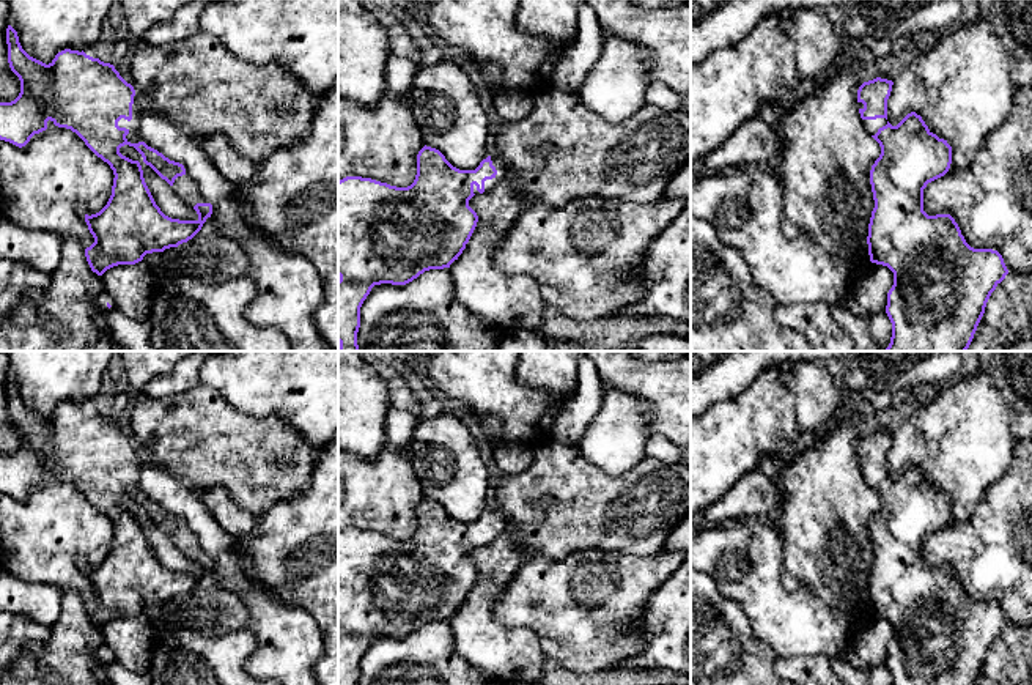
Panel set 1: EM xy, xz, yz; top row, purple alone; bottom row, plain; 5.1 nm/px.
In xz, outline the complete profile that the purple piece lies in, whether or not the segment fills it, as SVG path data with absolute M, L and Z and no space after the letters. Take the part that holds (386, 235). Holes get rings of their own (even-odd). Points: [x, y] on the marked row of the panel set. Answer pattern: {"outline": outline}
{"outline": "M425 145L417 154L415 180L407 187L362 176L338 181L338 351L360 351L357 345L360 307L374 285L406 285L425 271L450 268L458 260L478 222L469 200L507 178L508 167L496 154L486 154L475 170L459 170L439 150Z"}

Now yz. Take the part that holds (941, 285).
{"outline": "M876 77L857 90L862 124L881 146L870 170L875 208L867 244L870 261L894 272L886 305L892 337L884 351L966 351L991 293L1008 269L997 250L971 247L950 214L928 216L923 211L923 189L949 172L952 146L933 134L916 112L897 126L887 121L892 85L892 80Z"}

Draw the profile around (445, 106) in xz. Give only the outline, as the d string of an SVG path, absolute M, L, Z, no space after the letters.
M452 58L418 66L409 96L423 143L439 150L453 167L475 170L486 156L489 123L469 72Z

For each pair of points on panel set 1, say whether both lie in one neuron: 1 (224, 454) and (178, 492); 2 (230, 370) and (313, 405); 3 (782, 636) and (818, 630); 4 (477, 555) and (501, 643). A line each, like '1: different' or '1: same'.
1: different
2: same
3: same
4: same

